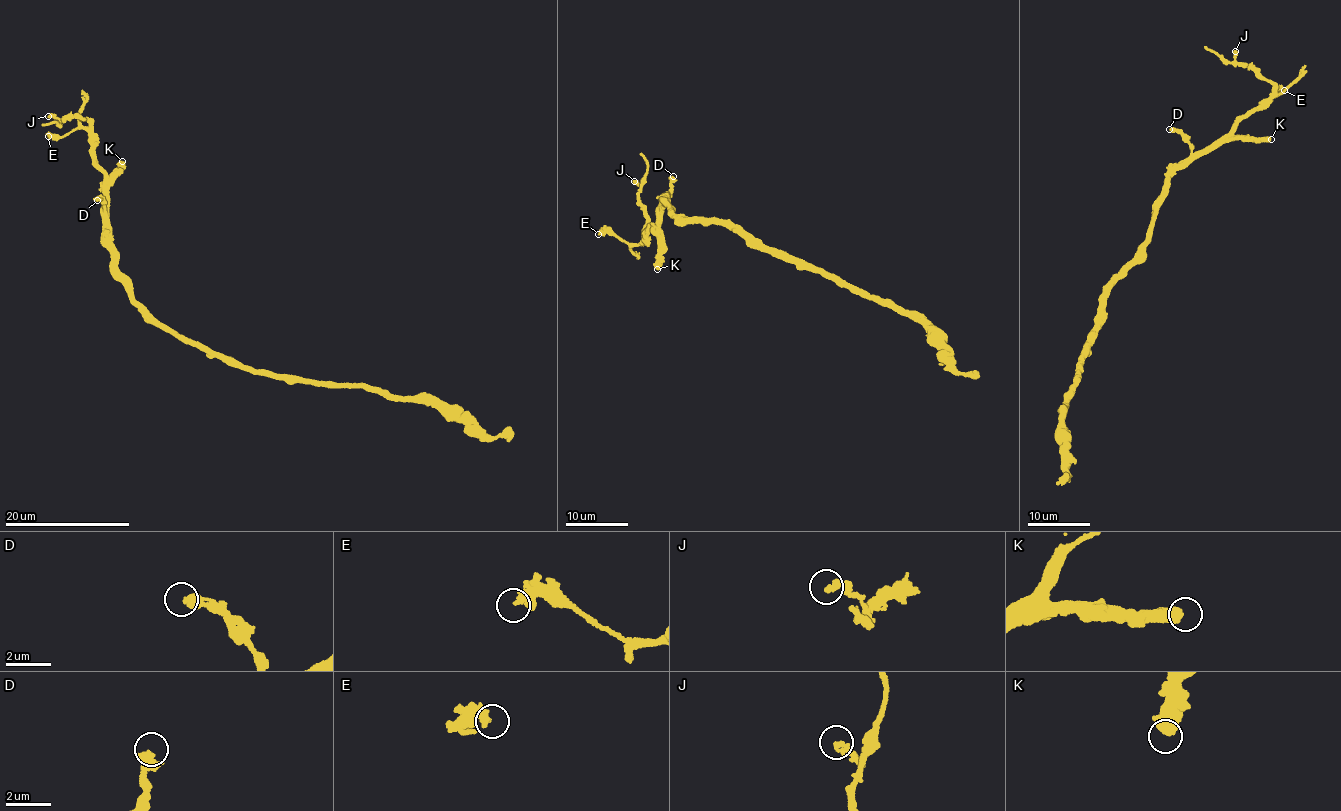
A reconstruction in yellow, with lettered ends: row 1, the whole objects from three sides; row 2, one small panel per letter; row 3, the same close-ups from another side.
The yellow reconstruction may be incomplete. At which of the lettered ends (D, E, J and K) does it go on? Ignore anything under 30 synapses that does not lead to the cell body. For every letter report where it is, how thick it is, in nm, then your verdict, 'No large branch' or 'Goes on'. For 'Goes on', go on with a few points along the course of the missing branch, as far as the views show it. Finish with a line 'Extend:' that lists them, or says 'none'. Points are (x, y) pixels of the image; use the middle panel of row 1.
D: Place: (673, 176). Thickness 360 nm. No large branch
E: Place: (598, 234). Thickness 280 nm. No large branch
J: Place: (634, 181). Thickness 220 nm. No large branch
K: Place: (657, 269). Thickness 550 nm. Goes on. Course of what is missing: (657, 269), (647, 300), (654, 337), (646, 373), (712, 465), (734, 487), (755, 495), (757, 504)
Extend: K

